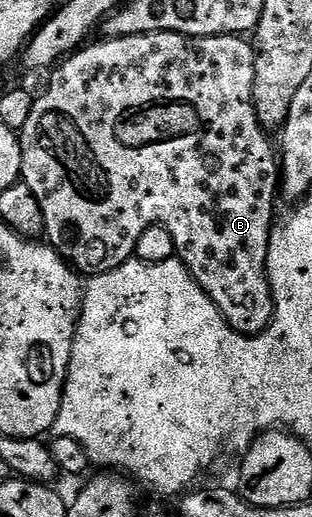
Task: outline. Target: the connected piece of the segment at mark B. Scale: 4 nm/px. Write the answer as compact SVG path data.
M152 32L147 35L131 35L124 36L123 38L101 38L98 44L90 43L88 46L82 47L52 69L51 75L53 77L50 78L49 85L45 88L45 93L42 96L38 95L34 99L31 118L27 118L27 126L20 129L19 135L21 137L21 153L23 154L21 180L27 186L31 186L31 194L35 194L35 198L39 198L39 206L43 206L43 222L45 223L44 239L78 273L84 274L86 277L98 276L104 272L109 272L113 268L118 268L121 264L125 264L136 253L139 234L143 234L143 230L147 230L152 224L158 224L159 227L167 230L167 234L171 234L171 242L175 242L176 259L180 260L181 265L189 271L191 278L195 278L195 282L207 294L207 298L211 298L211 302L215 302L215 306L219 310L221 317L239 334L243 334L244 336L258 336L273 321L273 291L269 285L269 273L265 271L265 263L269 257L269 234L275 227L273 203L279 200L277 189L279 184L279 156L275 151L274 141L273 144L269 141L272 140L270 133L262 128L259 118L255 114L253 86L255 84L255 58L257 54L254 45L250 41L248 43L245 40L248 39L241 36L185 36L177 35L174 32Z

